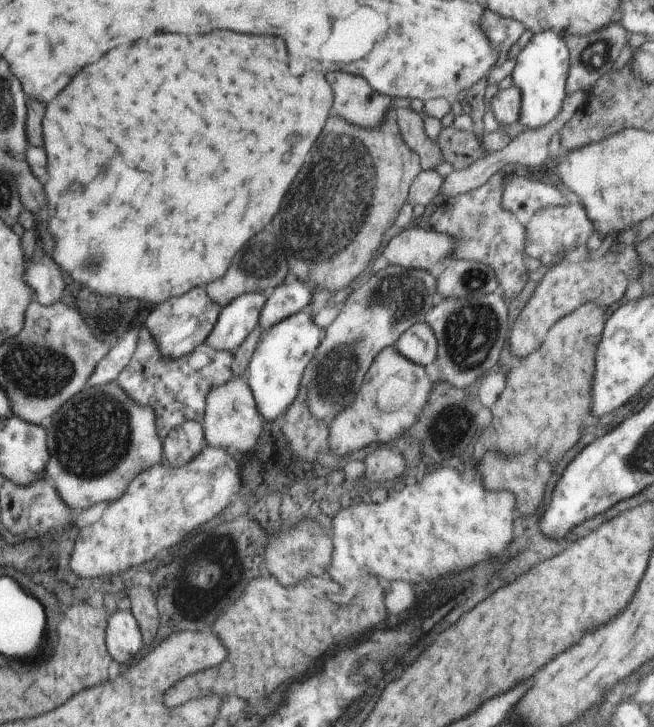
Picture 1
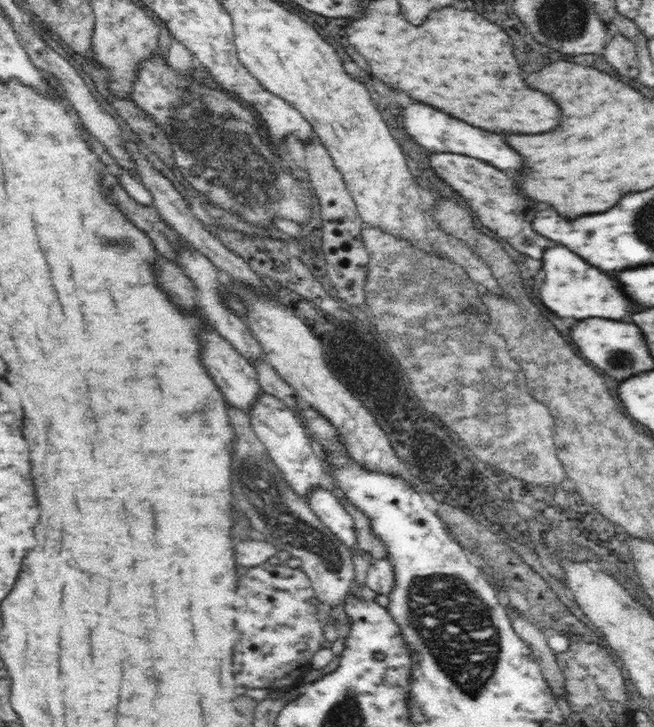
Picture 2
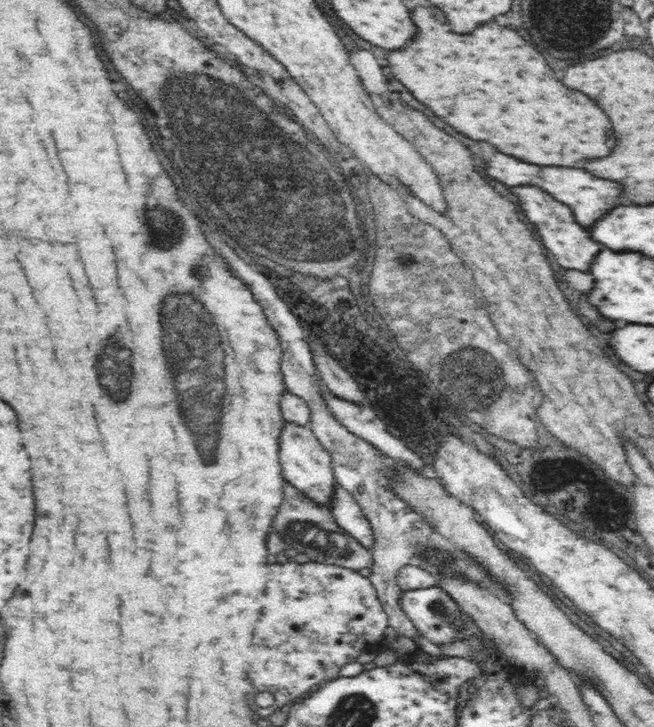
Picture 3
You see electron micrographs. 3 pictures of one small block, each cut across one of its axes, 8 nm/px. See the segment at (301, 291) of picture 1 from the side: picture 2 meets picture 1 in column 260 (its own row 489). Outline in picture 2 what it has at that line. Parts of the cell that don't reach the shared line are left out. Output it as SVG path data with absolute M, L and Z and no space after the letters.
M325 486L314 487L305 496L305 500L311 511L320 519L320 523L342 540L350 552L360 549L356 544L354 521L334 492Z

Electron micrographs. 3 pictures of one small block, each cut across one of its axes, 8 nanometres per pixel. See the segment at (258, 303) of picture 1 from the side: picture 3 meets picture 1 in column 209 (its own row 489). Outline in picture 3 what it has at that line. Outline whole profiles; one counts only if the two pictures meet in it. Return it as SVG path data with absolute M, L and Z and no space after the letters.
M339 483L336 486L336 504L330 509L330 513L348 536L356 539L367 549L374 546L372 526L362 512L362 507Z

